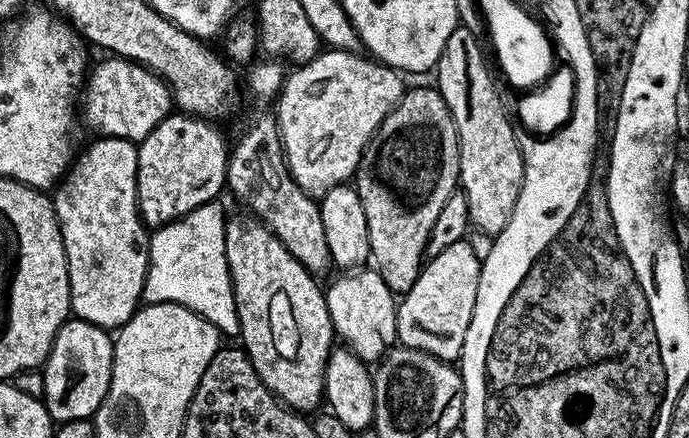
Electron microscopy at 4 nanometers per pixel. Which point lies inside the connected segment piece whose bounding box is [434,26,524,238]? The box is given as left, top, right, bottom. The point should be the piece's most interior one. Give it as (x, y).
(491, 163)

